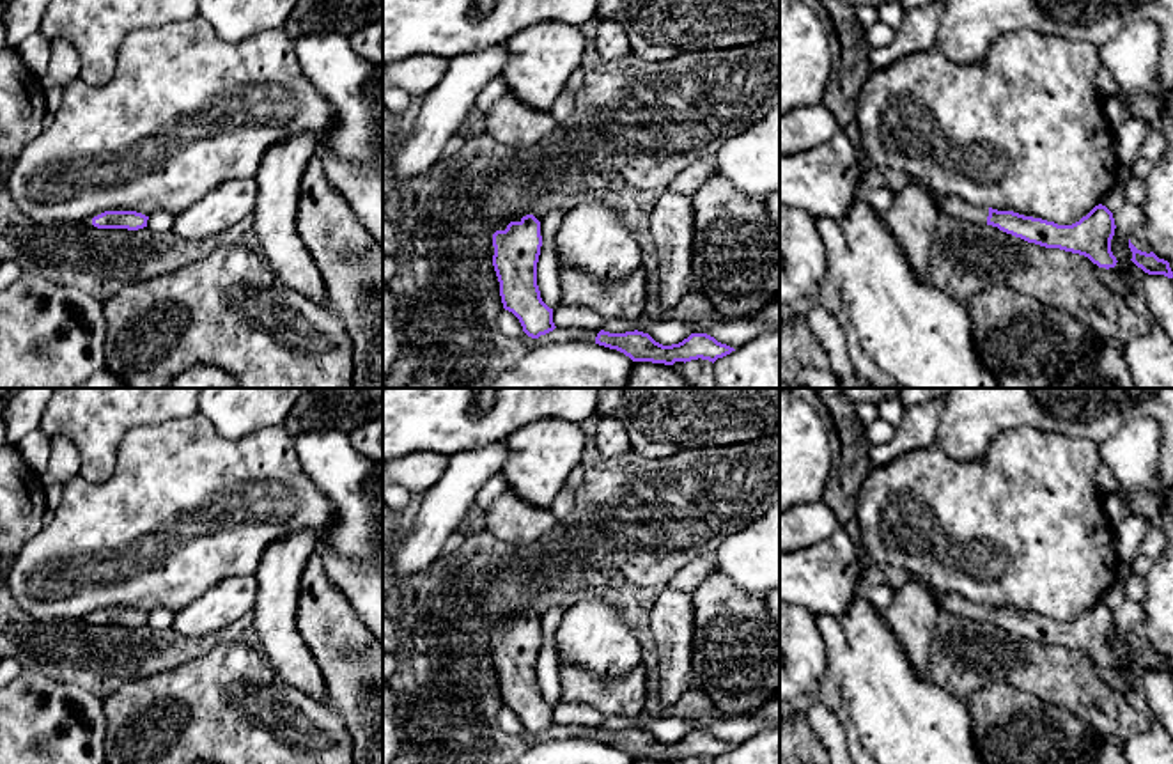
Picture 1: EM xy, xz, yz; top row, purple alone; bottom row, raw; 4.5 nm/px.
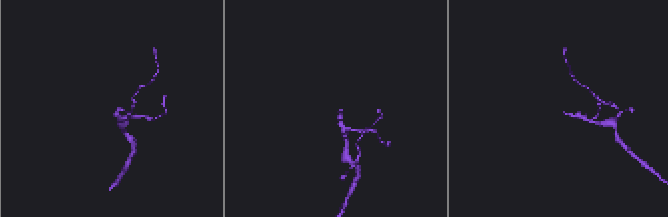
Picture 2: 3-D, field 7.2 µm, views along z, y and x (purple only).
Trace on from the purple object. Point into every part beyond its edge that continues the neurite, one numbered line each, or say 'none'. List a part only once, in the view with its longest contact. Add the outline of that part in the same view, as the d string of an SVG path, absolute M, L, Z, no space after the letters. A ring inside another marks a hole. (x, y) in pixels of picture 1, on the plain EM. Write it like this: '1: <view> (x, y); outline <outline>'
1: yz (952, 603); outline M937 594L934 597L941 612L948 612L959 617L987 622L989 604L973 603L959 594Z

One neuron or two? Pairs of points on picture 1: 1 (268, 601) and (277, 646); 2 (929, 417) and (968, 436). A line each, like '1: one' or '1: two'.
1: one
2: two

